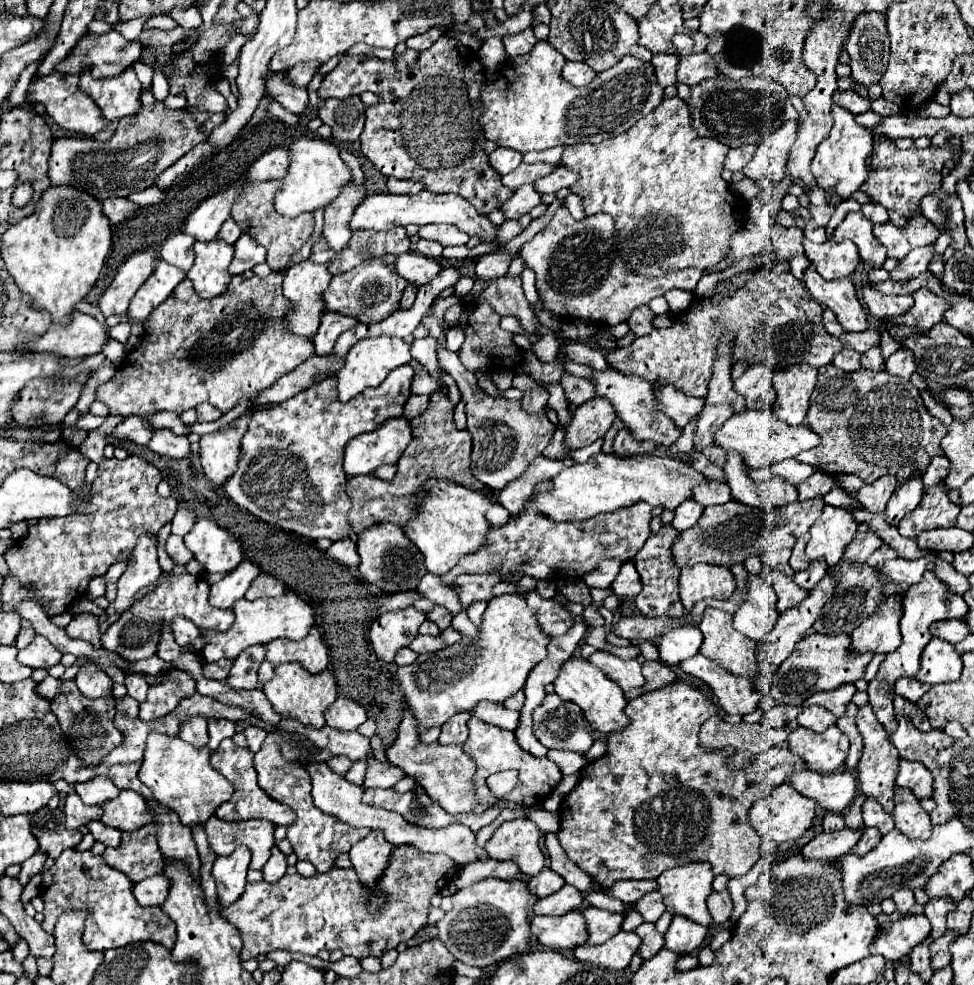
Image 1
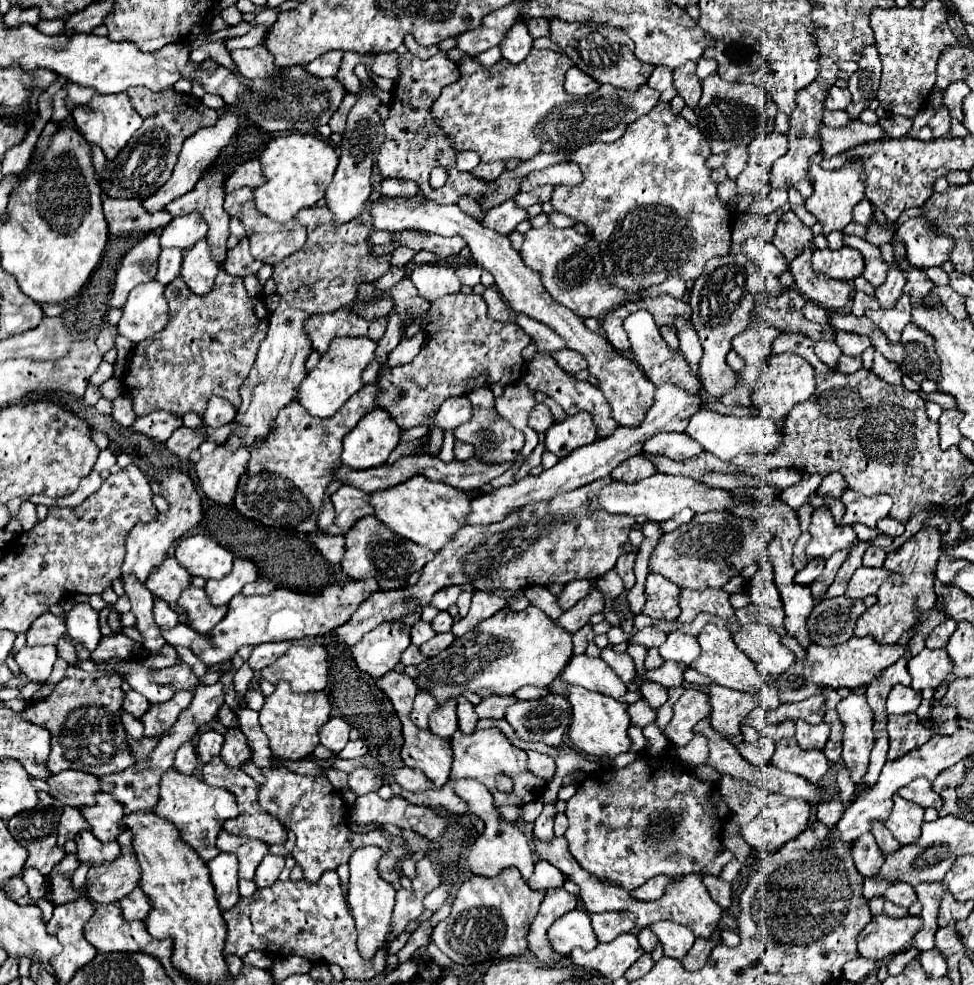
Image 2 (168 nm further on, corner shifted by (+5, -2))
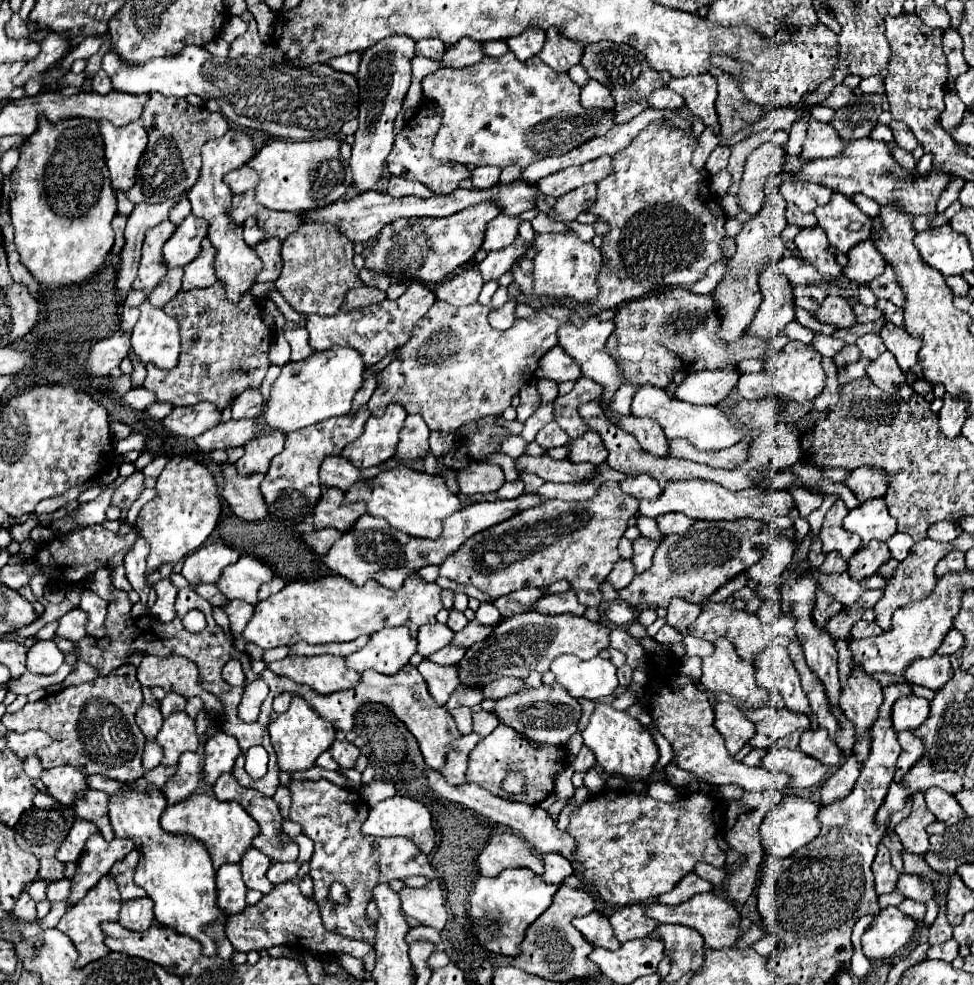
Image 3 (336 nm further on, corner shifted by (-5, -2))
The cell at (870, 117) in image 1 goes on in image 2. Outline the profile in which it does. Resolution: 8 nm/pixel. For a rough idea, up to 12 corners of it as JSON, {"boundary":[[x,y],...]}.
{"boundary":[[824,111],[826,127],[846,127],[852,117],[846,111]]}

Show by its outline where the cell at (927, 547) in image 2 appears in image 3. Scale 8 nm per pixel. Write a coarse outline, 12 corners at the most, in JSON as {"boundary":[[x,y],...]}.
{"boundary":[[859,620],[852,628],[856,640],[878,636],[883,630],[874,621]]}

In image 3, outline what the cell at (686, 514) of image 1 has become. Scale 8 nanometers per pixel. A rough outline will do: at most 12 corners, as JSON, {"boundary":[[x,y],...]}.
{"boundary":[[684,513],[658,517],[660,533],[682,533],[694,523]]}

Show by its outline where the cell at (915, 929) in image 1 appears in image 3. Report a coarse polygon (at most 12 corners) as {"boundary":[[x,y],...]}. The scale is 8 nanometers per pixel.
{"boundary":[[886,907],[864,931],[868,959],[890,959],[918,923]]}

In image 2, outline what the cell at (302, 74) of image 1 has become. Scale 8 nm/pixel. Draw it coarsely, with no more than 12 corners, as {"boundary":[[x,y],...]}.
{"boundary":[[340,51],[316,57],[304,65],[314,77],[334,77],[338,73]]}

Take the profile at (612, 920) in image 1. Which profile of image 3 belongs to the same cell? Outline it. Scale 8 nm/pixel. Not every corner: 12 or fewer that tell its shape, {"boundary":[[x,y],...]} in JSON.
{"boundary":[[640,903],[616,909],[610,923],[620,943],[658,927]]}

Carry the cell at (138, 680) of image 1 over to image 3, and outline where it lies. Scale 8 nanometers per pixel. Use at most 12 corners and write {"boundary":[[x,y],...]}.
{"boundary":[[142,705],[136,723],[148,741],[154,741],[160,727],[160,709]]}

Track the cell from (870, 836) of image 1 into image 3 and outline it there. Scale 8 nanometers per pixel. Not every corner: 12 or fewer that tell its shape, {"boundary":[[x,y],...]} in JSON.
{"boundary":[[878,847],[872,873],[878,895],[896,889],[900,873],[890,853]]}

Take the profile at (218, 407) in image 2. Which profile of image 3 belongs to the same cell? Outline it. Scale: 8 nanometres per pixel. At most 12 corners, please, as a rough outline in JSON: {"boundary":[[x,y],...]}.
{"boundary":[[258,387],[234,399],[232,419],[258,415],[264,395]]}

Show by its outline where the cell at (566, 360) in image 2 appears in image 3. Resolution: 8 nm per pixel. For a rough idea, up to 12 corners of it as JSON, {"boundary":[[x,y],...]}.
{"boundary":[[554,347],[540,359],[538,379],[556,383],[576,381],[578,363],[562,347]]}

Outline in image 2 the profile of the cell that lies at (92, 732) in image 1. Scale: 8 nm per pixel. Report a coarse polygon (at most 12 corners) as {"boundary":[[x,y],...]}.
{"boundary":[[74,667],[24,719],[52,733],[48,769],[132,765],[116,673]]}

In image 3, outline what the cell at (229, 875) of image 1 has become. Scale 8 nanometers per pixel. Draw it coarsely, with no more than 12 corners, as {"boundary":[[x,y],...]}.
{"boundary":[[240,865],[216,873],[218,907],[226,915],[246,907]]}

